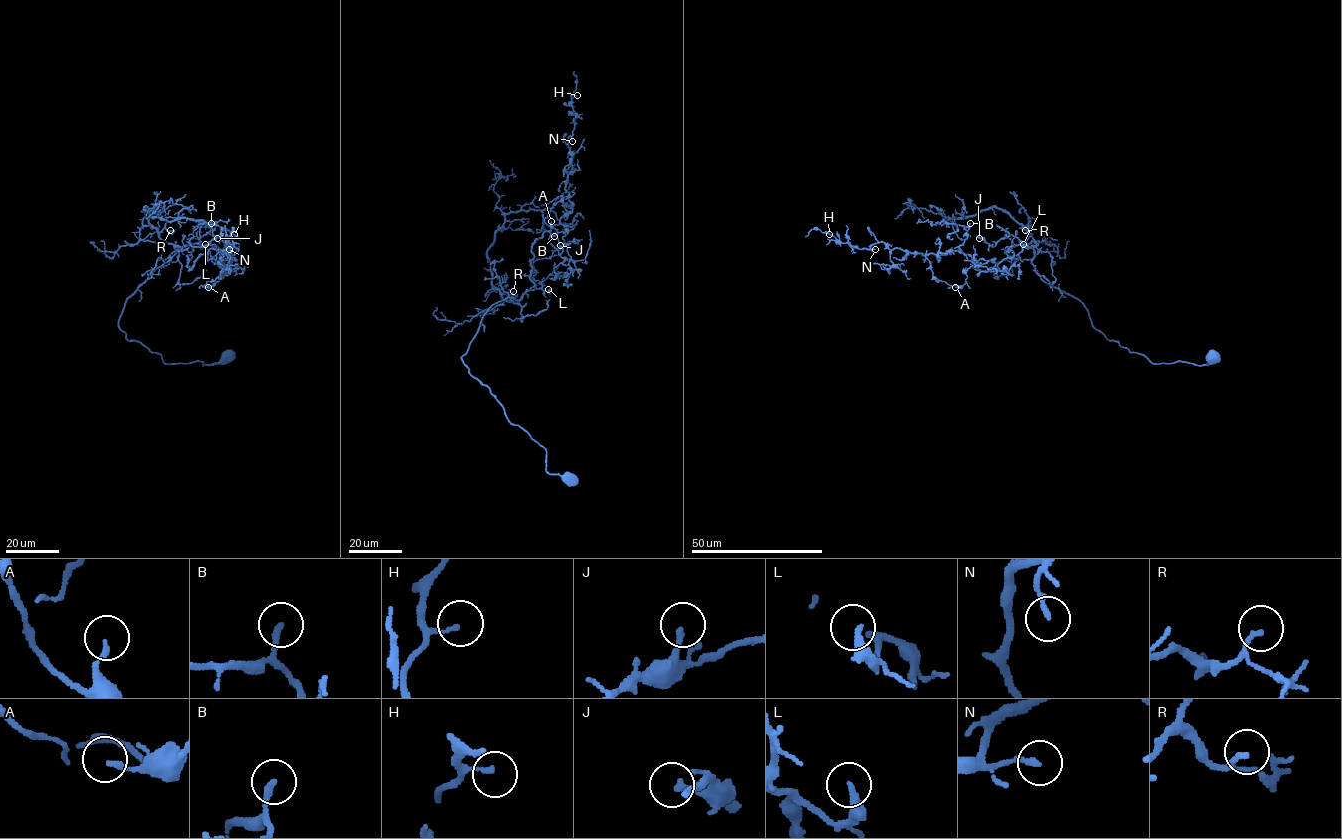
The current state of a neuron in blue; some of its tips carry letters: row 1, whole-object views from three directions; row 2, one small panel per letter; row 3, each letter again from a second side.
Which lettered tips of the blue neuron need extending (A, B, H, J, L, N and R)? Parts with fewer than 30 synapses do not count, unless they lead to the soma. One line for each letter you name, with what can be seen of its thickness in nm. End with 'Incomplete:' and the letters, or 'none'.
Incomplete: none

